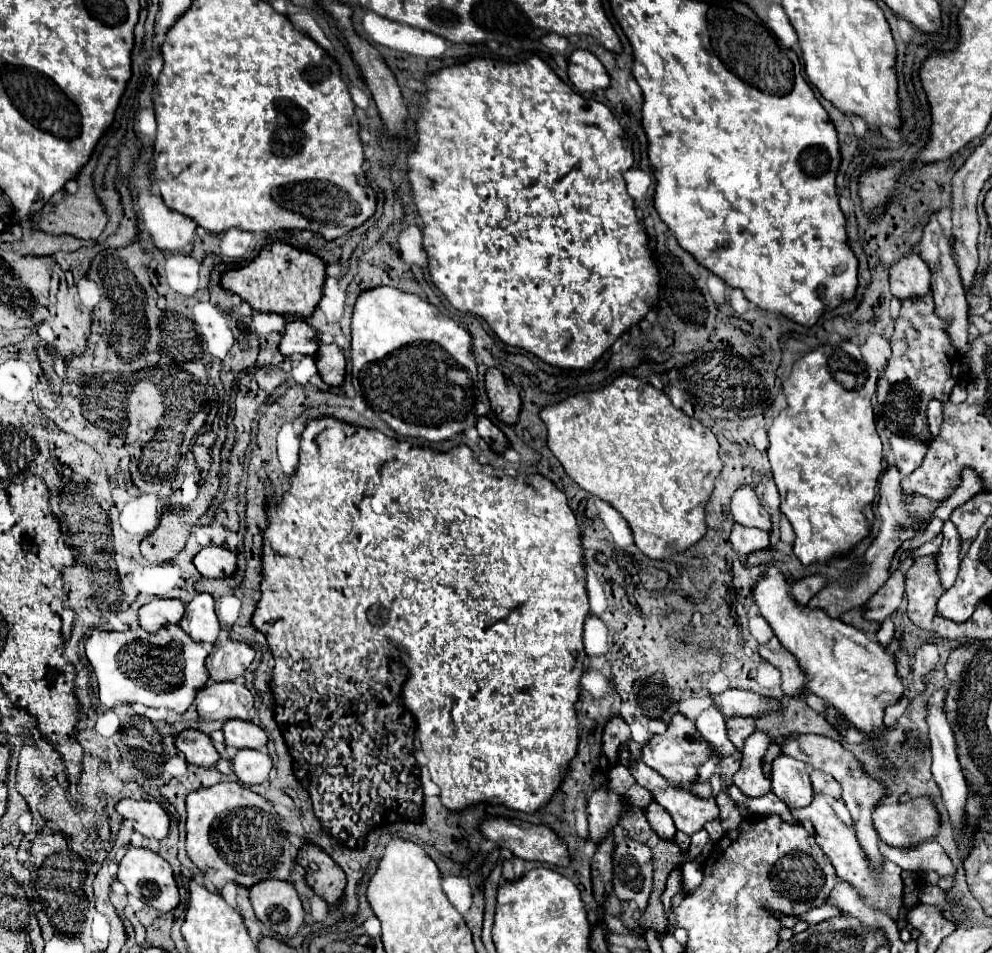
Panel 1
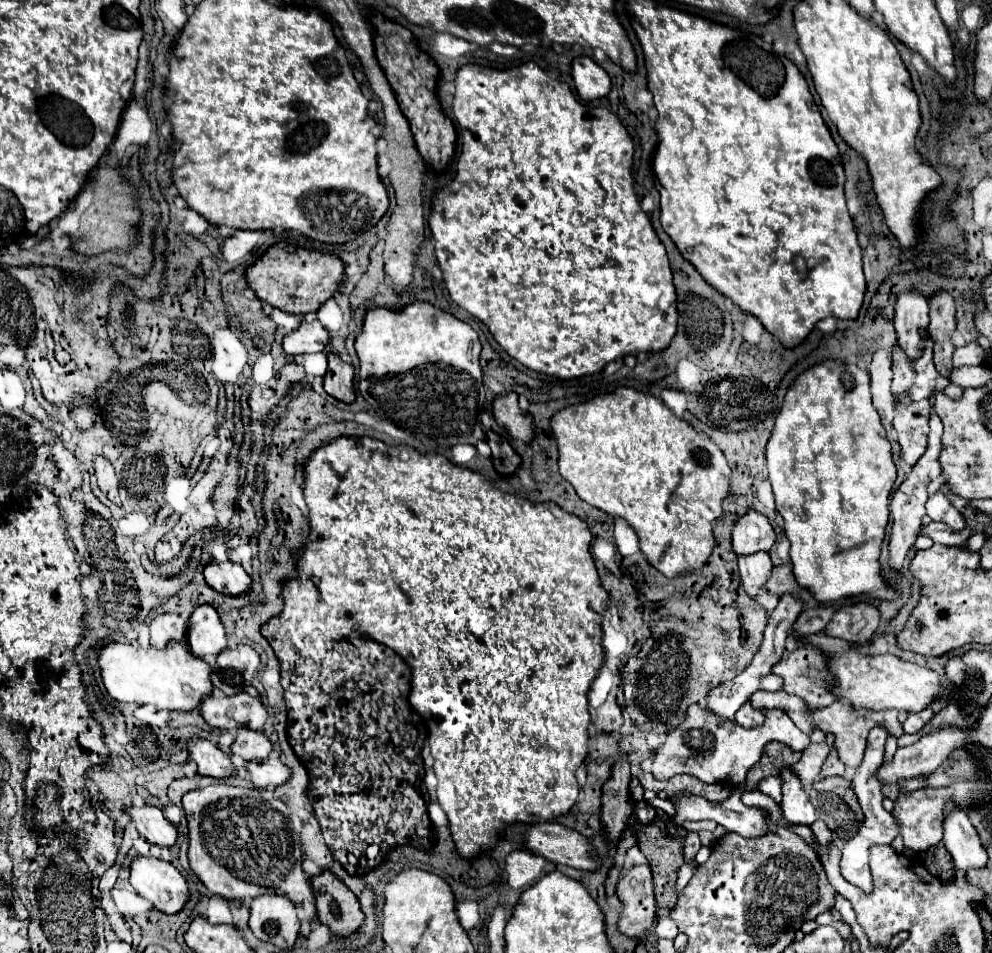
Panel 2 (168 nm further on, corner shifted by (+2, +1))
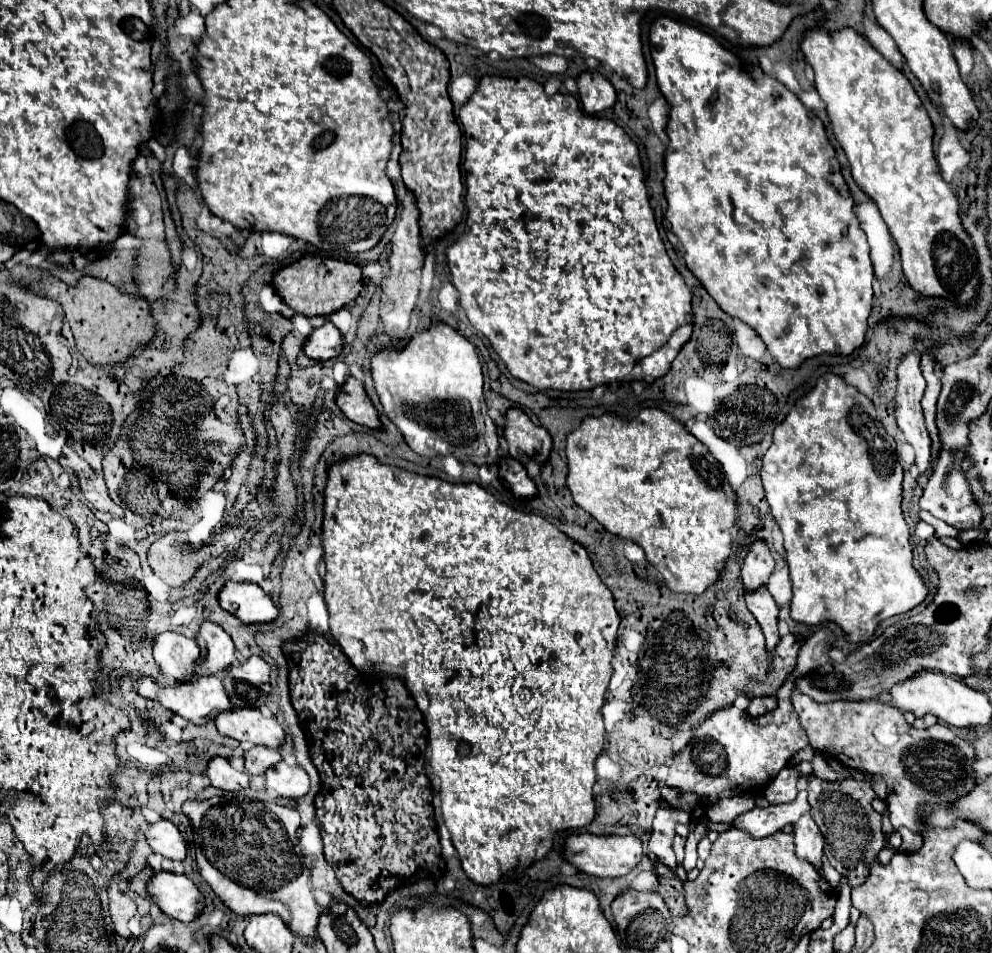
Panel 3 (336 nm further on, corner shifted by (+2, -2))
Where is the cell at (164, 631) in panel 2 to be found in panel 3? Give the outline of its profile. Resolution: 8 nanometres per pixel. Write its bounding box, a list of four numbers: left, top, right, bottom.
[153,631,199,685]

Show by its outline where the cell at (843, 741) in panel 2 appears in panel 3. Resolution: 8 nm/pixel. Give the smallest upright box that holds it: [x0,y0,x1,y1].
[793,691,975,833]

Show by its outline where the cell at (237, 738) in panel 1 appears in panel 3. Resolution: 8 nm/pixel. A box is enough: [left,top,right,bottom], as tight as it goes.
[245,747,281,775]

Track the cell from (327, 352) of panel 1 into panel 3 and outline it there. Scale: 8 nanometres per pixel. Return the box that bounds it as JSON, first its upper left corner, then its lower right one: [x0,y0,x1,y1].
[337,377,383,429]

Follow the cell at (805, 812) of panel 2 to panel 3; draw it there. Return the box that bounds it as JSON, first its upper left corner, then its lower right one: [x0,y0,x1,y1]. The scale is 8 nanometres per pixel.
[795,815,823,873]

